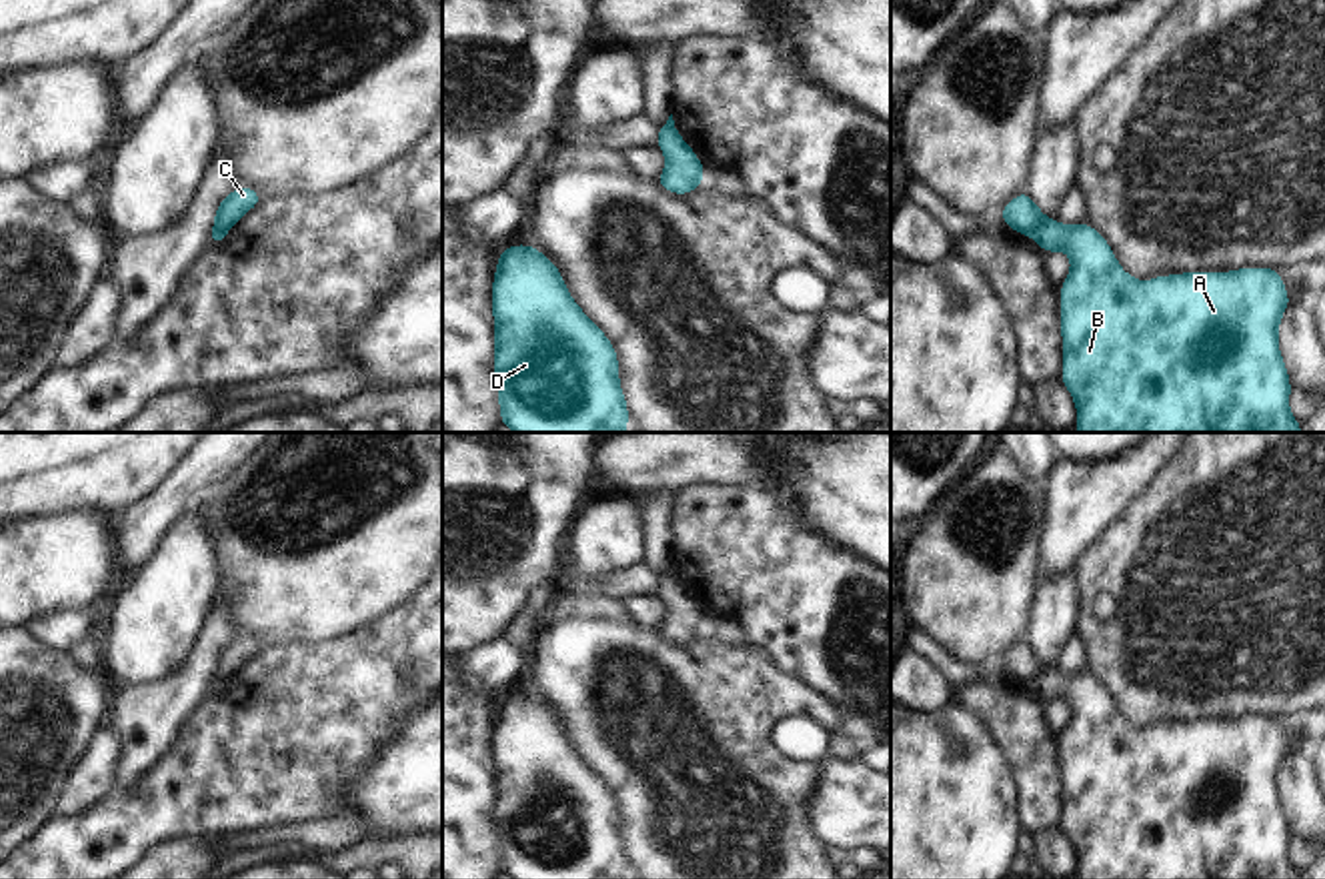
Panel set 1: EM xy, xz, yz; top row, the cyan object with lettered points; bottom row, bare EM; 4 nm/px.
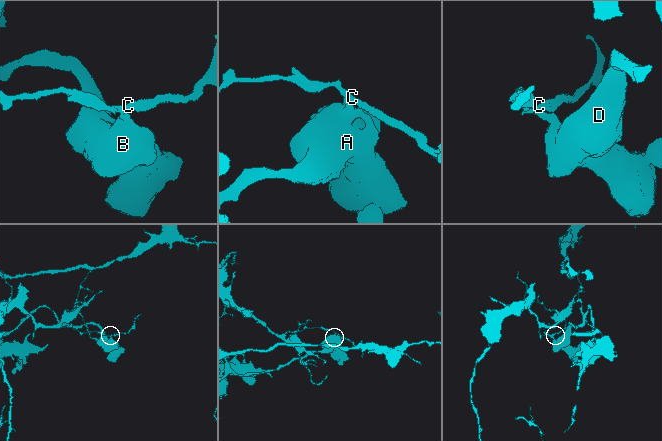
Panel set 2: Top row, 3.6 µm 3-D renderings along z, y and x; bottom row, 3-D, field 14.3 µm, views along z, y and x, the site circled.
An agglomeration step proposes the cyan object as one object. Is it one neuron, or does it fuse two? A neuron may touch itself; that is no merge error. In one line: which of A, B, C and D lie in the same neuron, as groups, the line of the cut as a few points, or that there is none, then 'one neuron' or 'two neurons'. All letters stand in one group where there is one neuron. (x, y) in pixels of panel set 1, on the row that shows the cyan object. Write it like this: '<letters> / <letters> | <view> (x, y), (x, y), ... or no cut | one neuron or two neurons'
A B D / C | yz (1047, 219), (1029, 235) | two neurons

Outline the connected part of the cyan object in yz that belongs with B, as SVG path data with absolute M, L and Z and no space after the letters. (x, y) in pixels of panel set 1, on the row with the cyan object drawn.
M1047 220L1029 234L1047 254L1065 250L1071 256L1071 274L1061 286L1061 334L1063 334L1063 374L1061 380L1069 388L1077 404L1079 432L1301 432L1301 422L1289 412L1291 382L1287 366L1279 354L1279 320L1289 306L1281 270L1273 268L1239 268L1233 272L1185 272L1157 276L1139 282L1129 276L1117 262L1107 240L1089 224L1065 226L1059 220Z

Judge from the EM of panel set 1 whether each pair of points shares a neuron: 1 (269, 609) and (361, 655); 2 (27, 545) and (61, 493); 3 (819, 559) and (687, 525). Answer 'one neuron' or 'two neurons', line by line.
1: two neurons
2: two neurons
3: one neuron

